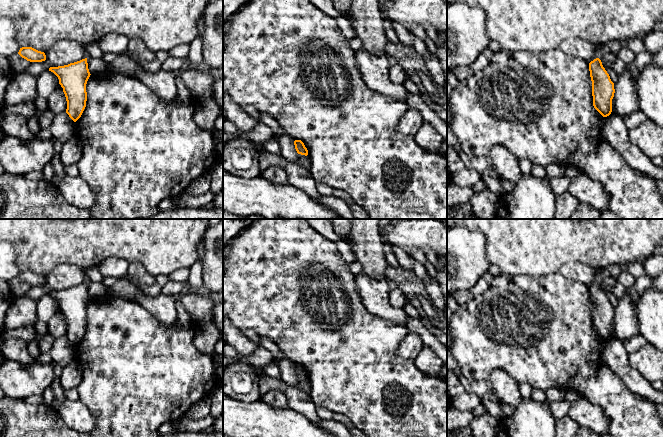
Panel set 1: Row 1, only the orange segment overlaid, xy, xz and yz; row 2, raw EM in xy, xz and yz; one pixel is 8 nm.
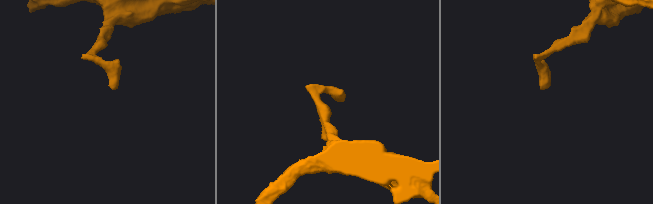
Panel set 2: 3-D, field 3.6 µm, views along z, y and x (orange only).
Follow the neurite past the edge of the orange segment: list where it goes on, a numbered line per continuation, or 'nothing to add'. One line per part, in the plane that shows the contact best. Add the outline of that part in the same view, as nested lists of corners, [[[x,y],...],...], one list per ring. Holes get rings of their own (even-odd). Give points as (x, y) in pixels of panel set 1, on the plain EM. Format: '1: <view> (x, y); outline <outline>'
nothing to add

